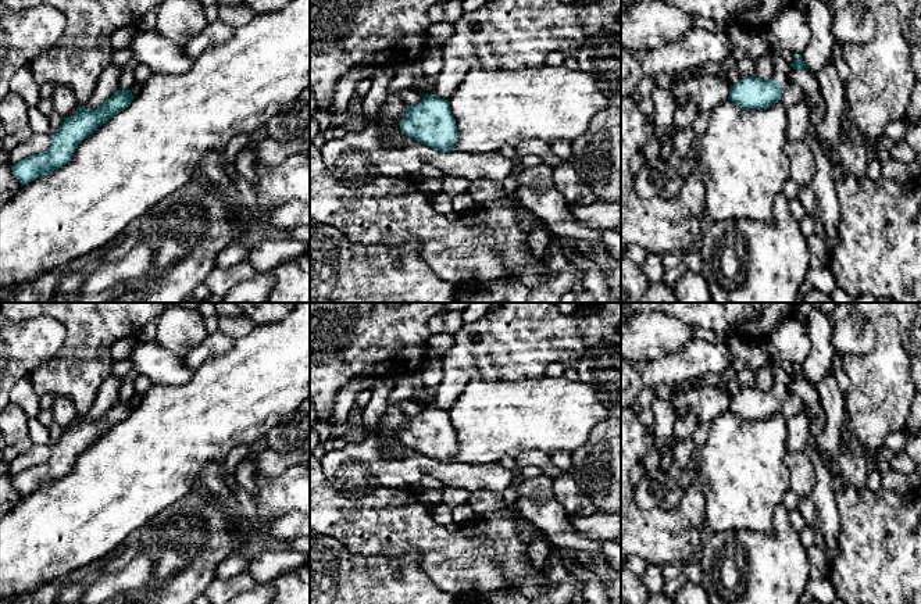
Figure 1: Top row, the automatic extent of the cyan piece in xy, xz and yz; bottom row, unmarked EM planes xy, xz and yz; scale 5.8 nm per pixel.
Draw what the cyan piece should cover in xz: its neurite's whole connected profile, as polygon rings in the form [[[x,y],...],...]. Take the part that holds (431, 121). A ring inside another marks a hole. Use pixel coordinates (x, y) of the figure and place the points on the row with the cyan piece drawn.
[[[425,93],[418,104],[408,106],[400,129],[406,136],[439,151],[453,150],[458,140],[450,106],[436,94]]]

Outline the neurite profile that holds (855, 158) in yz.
[[[840,131],[840,143],[835,147],[829,147],[821,143],[824,153],[831,164],[842,167],[845,178],[867,179],[867,168],[878,150],[875,147],[863,146],[850,139]]]

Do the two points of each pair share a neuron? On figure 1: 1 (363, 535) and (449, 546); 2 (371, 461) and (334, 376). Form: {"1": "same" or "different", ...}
{"1": "same", "2": "different"}

